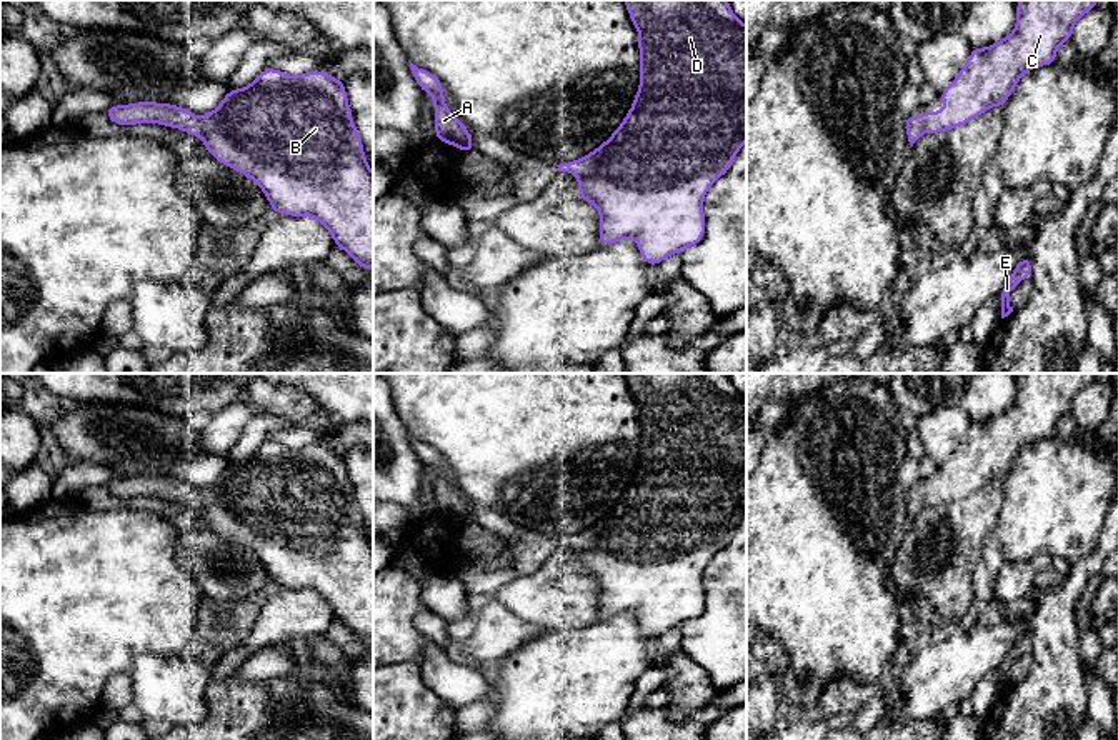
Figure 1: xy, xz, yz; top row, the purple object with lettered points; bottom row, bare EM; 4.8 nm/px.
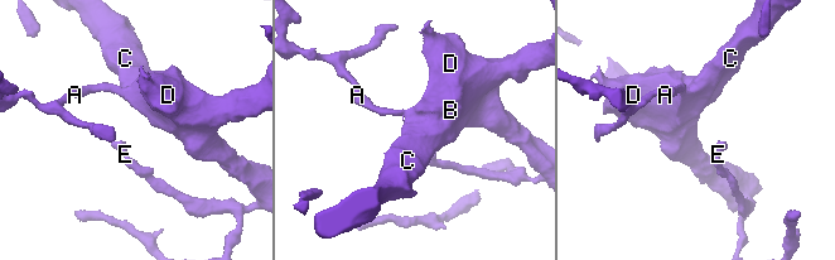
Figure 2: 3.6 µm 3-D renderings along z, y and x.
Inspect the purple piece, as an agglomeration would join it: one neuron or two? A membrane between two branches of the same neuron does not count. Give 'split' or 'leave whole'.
leave whole

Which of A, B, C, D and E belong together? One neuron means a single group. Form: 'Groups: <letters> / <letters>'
Groups: A B C D E

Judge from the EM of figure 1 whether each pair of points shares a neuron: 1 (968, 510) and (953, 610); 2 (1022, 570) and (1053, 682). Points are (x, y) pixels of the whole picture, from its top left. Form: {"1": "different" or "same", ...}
{"1": "same", "2": "different"}

